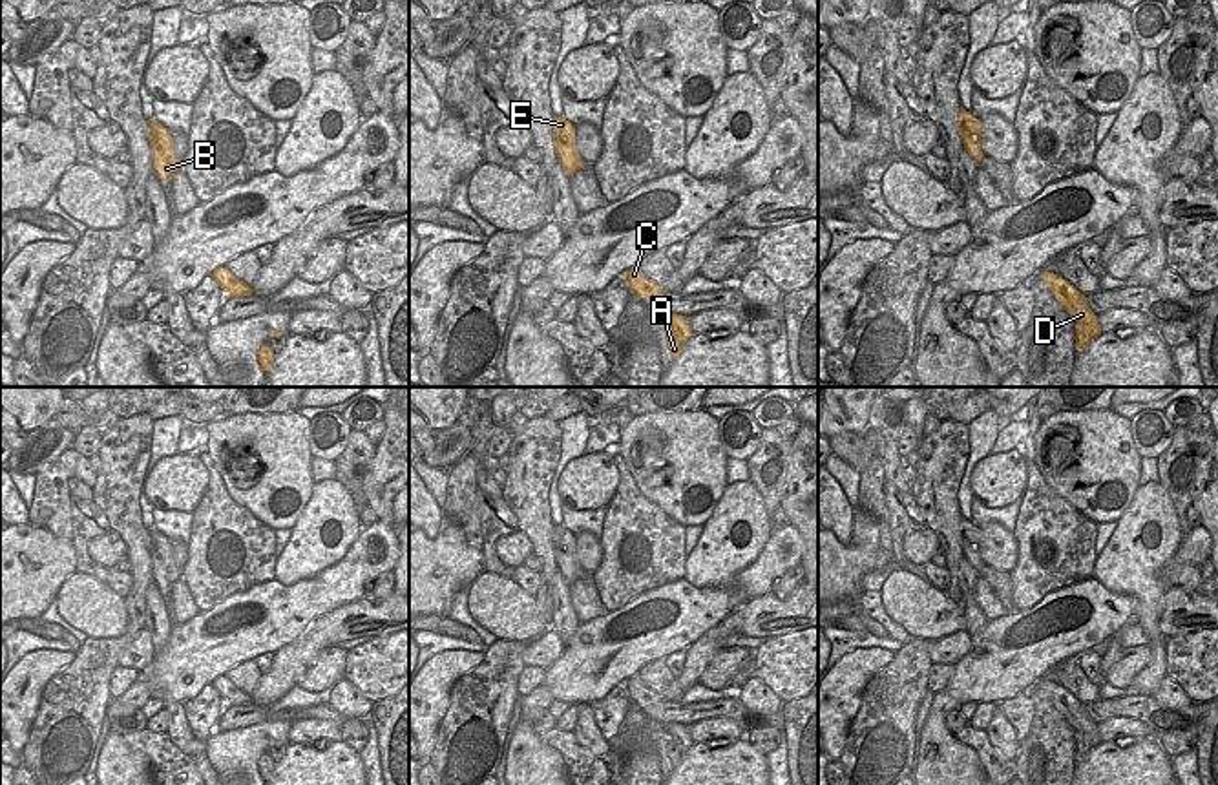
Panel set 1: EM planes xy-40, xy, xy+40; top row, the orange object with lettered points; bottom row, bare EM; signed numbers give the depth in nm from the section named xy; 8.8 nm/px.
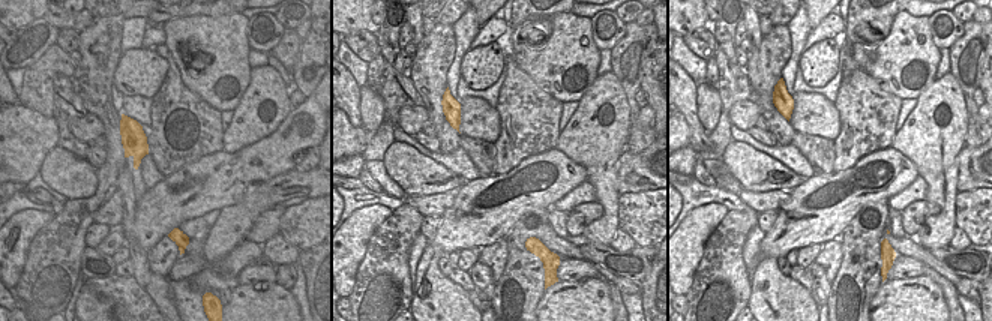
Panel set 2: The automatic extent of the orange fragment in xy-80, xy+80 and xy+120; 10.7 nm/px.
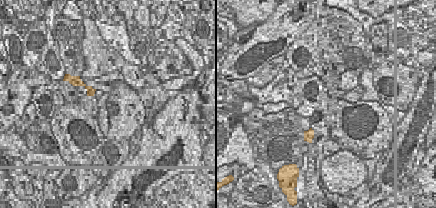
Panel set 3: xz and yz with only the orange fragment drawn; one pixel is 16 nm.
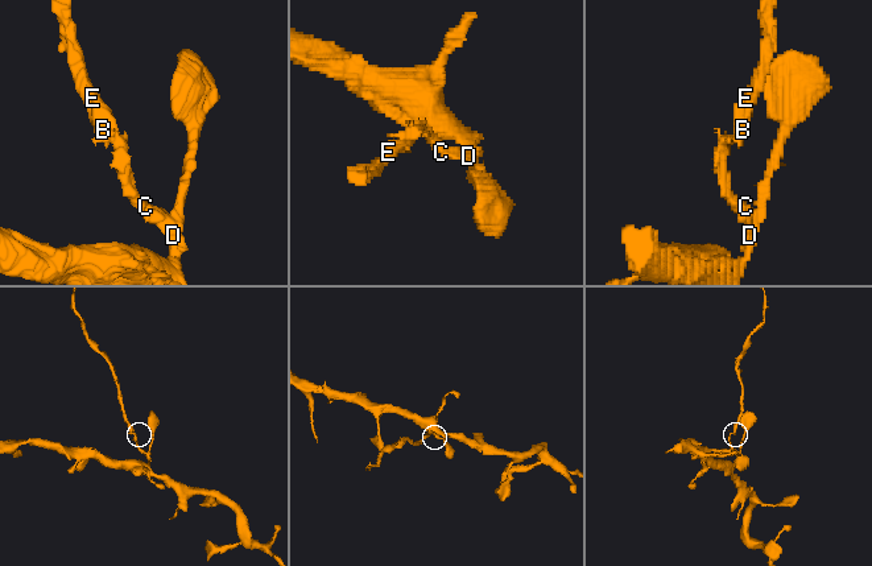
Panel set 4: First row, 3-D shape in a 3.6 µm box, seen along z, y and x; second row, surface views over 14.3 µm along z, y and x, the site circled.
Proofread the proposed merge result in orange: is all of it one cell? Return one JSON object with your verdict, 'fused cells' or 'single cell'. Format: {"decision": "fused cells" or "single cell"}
{"decision": "fused cells"}

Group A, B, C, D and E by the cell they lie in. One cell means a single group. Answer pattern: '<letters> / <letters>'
A D / B C E

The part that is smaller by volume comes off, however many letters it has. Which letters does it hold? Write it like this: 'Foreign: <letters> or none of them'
Foreign: B, C, E

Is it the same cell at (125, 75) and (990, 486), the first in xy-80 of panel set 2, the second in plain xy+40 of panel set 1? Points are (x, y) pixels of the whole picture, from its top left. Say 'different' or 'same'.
same

